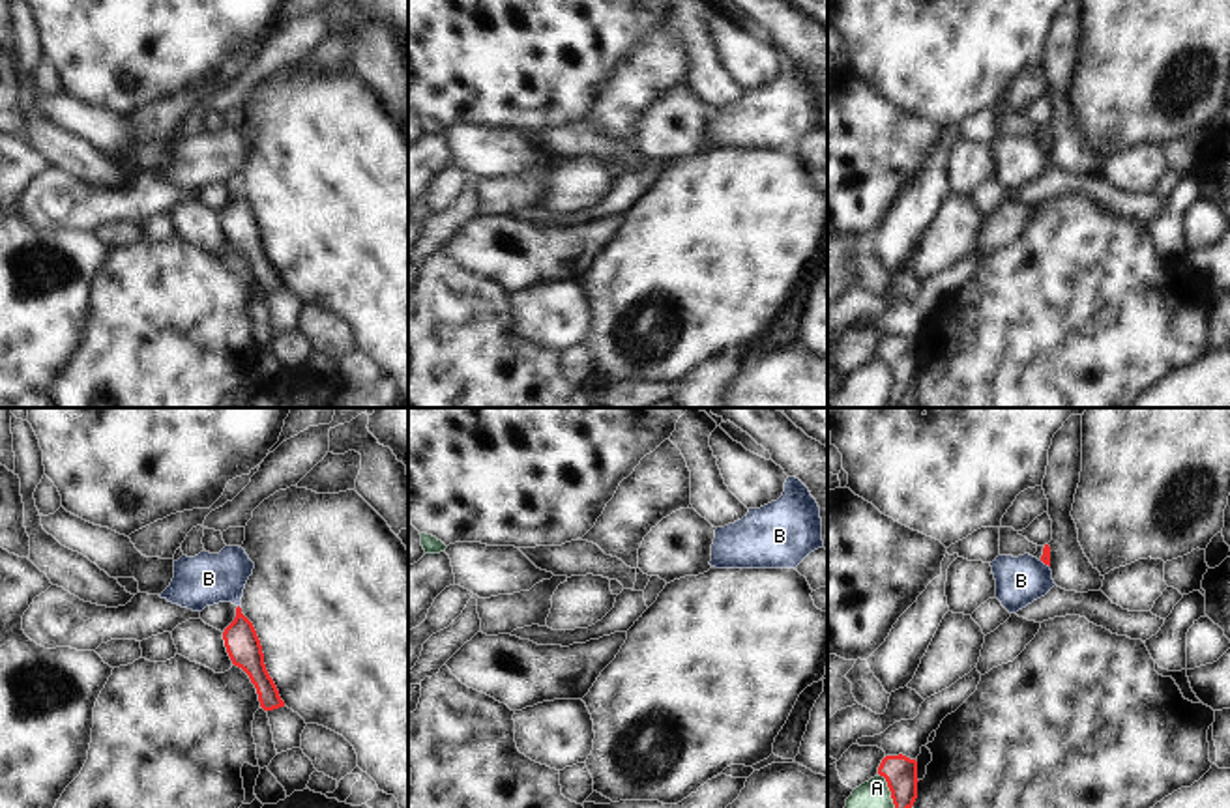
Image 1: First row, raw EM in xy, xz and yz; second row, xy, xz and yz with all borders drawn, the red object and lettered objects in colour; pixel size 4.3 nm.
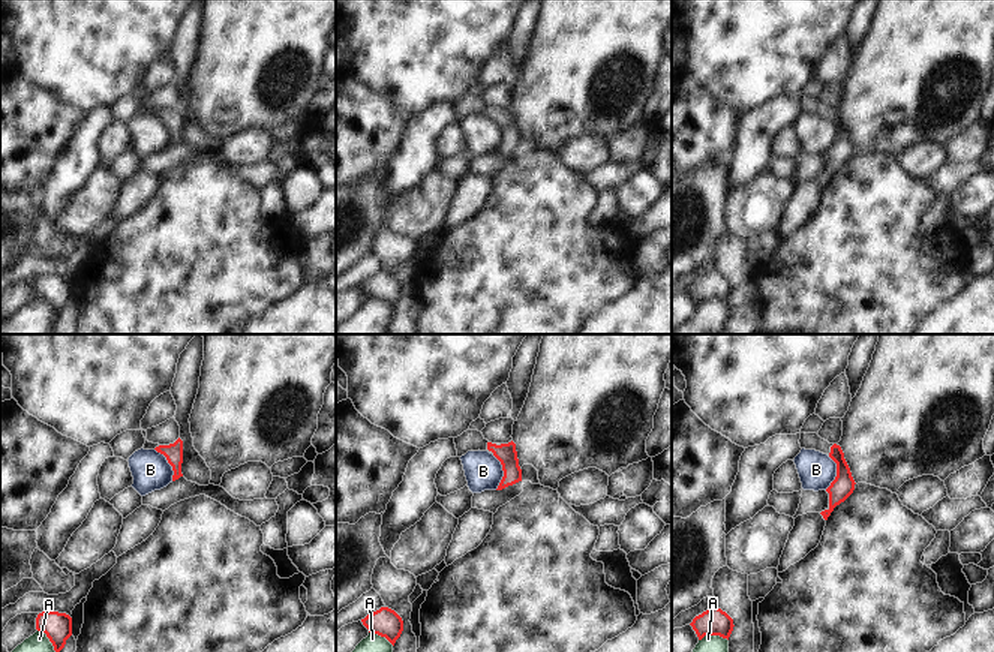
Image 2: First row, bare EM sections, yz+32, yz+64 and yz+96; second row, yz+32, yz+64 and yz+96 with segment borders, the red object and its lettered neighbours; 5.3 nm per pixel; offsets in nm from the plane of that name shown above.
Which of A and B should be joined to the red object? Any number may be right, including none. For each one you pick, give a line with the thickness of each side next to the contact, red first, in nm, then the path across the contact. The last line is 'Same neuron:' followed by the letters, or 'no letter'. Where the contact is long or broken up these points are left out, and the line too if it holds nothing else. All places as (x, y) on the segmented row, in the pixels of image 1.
Same neuron: no letter

